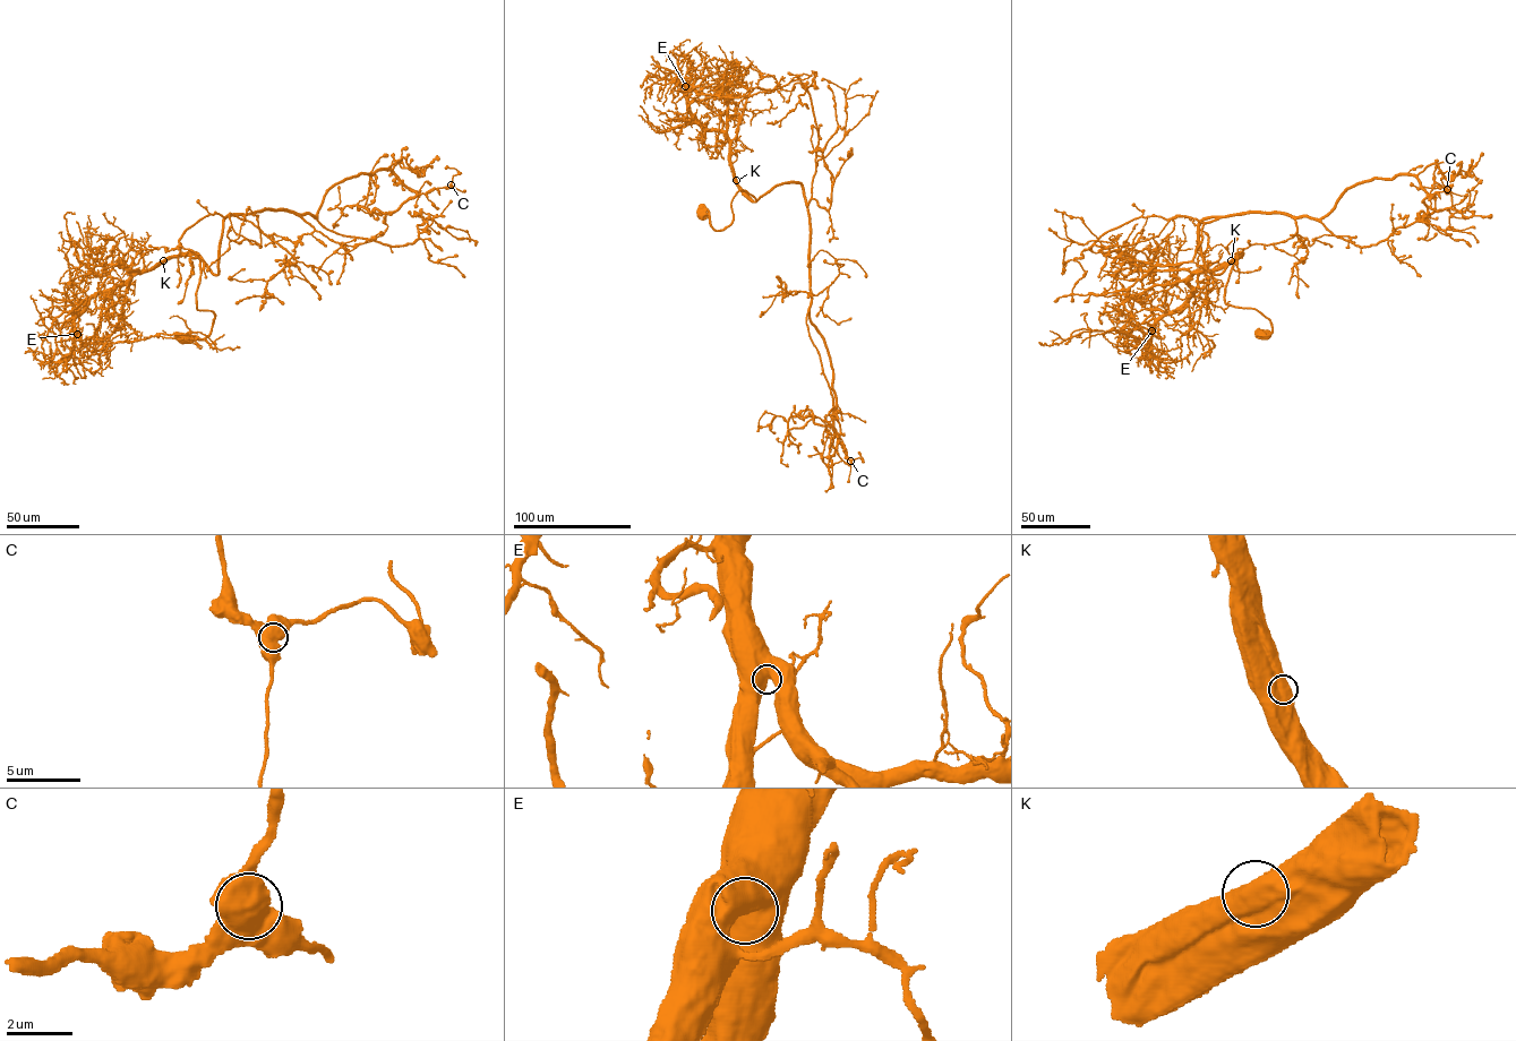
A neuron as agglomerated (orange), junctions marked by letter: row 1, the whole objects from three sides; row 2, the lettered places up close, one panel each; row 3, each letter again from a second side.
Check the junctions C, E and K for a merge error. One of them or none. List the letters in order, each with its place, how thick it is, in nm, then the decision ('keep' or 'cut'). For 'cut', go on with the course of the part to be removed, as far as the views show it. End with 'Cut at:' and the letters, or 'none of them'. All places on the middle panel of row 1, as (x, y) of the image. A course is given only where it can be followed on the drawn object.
C: place (850, 461); calibre 1150 nm; keep
E: place (685, 86); calibre 1100 nm; keep
K: place (736, 180); calibre 1200 nm; keep
Cut at: none of them

